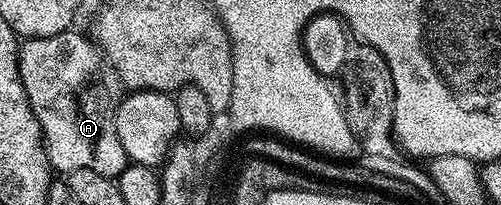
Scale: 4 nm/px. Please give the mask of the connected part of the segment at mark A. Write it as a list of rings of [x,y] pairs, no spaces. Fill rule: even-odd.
[[[75,32],[24,40],[19,50],[21,83],[43,132],[47,158],[56,174],[88,169],[118,179],[129,162],[115,130],[117,96],[107,82],[109,69],[98,45],[90,36],[82,37]]]

